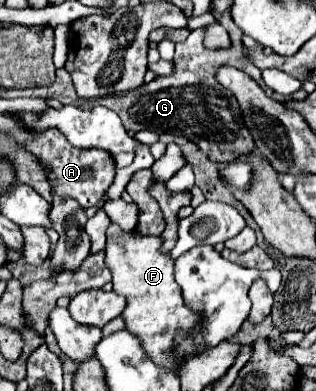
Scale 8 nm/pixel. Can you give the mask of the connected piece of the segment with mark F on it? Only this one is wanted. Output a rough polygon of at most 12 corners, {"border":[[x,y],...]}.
{"border":[[106,230],[126,330],[158,366],[200,316],[182,300],[160,236]]}

